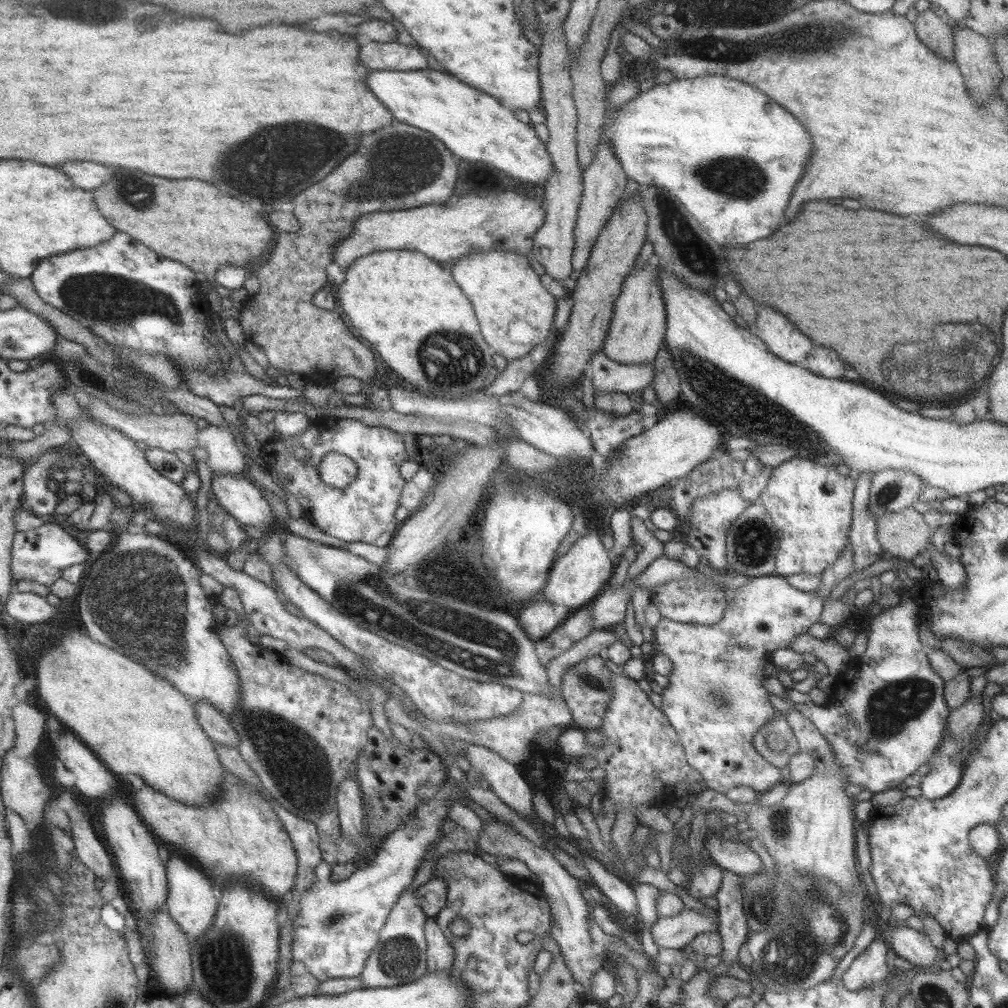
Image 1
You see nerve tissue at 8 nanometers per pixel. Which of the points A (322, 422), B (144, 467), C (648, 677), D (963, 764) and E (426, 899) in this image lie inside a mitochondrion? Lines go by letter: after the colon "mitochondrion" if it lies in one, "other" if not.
A: other
B: other
C: other
D: other
E: other

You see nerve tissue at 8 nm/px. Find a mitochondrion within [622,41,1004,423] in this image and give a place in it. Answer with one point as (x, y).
(907, 362)

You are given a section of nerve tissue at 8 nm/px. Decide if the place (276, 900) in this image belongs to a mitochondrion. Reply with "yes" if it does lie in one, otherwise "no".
no

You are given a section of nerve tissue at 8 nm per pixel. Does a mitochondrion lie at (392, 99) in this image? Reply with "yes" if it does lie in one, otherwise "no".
no

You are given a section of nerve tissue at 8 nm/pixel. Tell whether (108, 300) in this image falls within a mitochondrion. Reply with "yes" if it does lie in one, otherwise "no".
yes

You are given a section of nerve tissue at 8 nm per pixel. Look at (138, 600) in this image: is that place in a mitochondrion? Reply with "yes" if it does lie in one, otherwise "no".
yes

